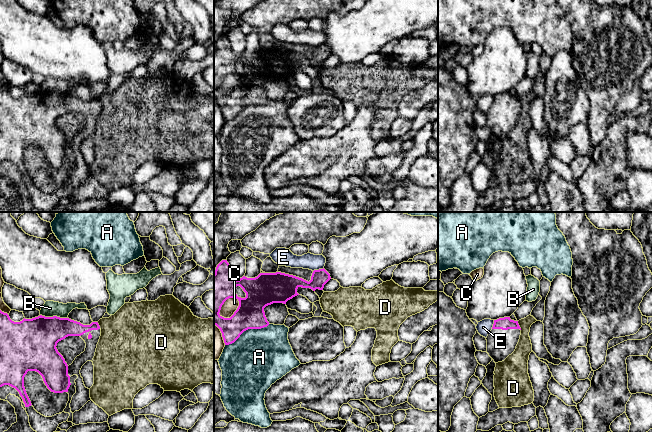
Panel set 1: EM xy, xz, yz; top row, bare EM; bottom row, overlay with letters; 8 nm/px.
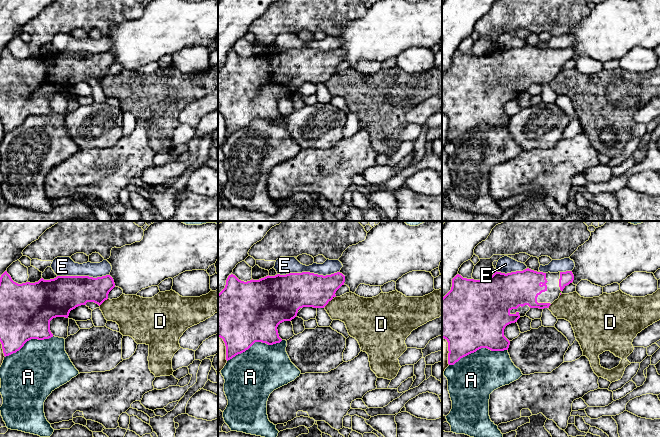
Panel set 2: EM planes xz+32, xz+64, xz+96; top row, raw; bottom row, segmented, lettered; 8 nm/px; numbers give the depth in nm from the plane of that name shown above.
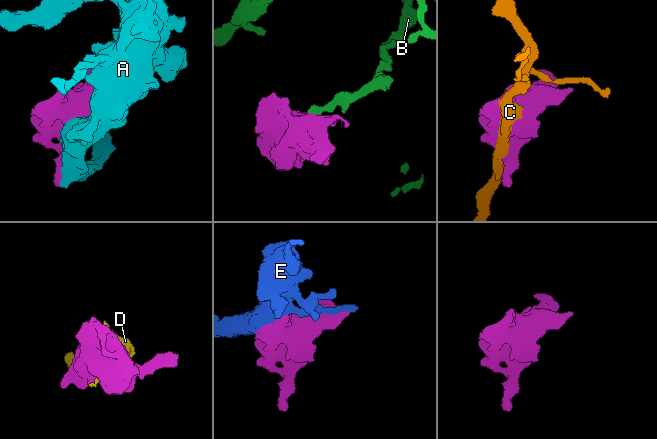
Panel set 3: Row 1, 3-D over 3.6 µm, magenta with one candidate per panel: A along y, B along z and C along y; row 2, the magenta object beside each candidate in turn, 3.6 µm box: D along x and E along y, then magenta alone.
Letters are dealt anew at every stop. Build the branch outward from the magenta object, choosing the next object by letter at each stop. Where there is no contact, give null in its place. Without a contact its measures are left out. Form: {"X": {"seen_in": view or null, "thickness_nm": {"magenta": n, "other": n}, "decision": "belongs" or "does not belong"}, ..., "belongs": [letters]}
{"A": {"seen_in": "xz", "thickness_nm": {"magenta": 220, "other": 460}, "decision": "does not belong"}, "B": {"seen_in": "xy", "thickness_nm": {"magenta": 360, "other": 120}, "decision": "does not belong"}, "C": {"seen_in": "xz", "thickness_nm": {"magenta": 260, "other": 110}, "decision": "does not belong"}, "D": {"seen_in": "yz", "thickness_nm": {"magenta": 100, "other": 140}, "decision": "does not belong"}, "E": {"seen_in": "xz", "thickness_nm": {"magenta": 140, "other": 130}, "decision": "does not belong"}, "belongs": []}

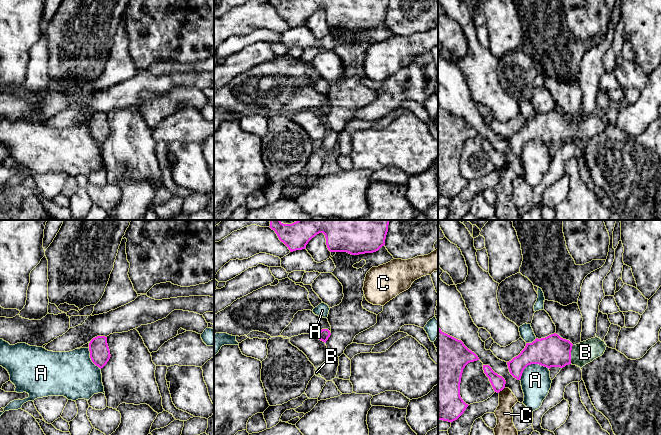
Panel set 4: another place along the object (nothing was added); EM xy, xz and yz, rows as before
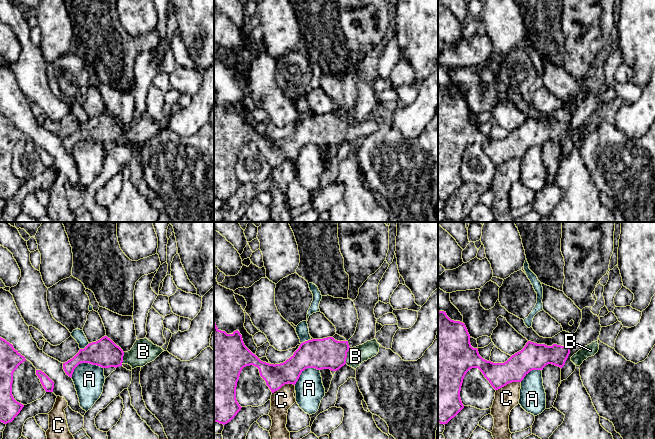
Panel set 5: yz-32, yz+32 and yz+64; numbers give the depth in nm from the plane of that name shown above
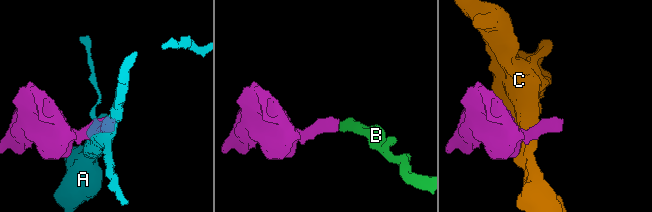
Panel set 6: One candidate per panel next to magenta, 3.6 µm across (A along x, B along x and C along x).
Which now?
{"A": {"seen_in": "yz", "thickness_nm": {"magenta": 260, "other": 240}, "decision": "does not belong"}, "B": {"seen_in": "yz", "thickness_nm": {"magenta": 260, "other": 180}, "decision": "belongs"}, "C": {"seen_in": "yz", "thickness_nm": {"magenta": 110, "other": 140}, "decision": "does not belong"}, "belongs": ["B"]}

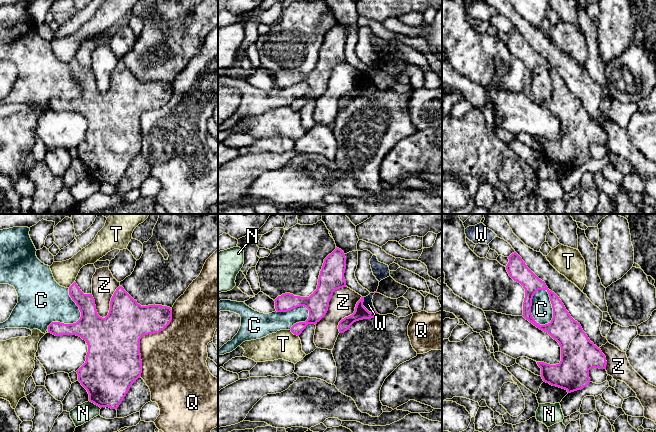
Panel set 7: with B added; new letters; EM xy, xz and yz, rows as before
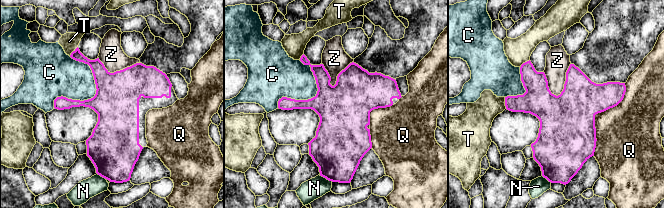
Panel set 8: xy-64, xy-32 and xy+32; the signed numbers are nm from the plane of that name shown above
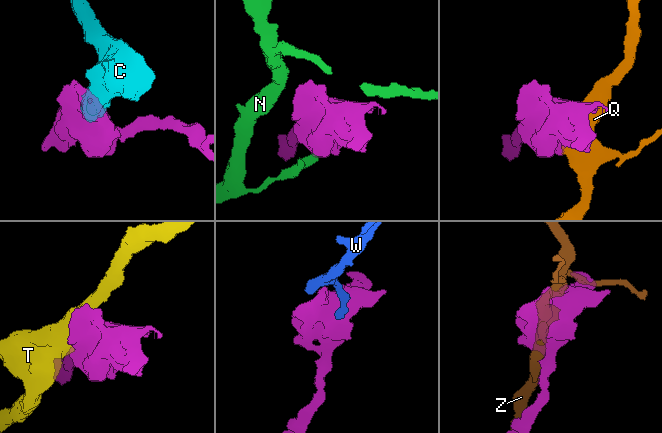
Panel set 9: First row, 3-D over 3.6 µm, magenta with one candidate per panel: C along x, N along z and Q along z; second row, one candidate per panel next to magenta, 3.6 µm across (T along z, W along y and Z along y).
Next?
{"C": {"seen_in": "yz", "thickness_nm": {"magenta": 220, "other": 170}, "decision": "does not belong"}, "N": {"seen_in": "xy", "thickness_nm": {"magenta": 400, "other": 150}, "decision": "does not belong"}, "Q": {"seen_in": "xy", "thickness_nm": {"magenta": 420, "other": 400}, "decision": "does not belong"}, "T": {"seen_in": "xz", "thickness_nm": {"magenta": 130, "other": 240}, "decision": "does not belong"}, "W": {"seen_in": "xz", "thickness_nm": {"magenta": 110, "other": 80}, "decision": "does not belong"}, "Z": {"seen_in": "xy", "thickness_nm": {"magenta": 340, "other": 200}, "decision": "does not belong"}, "belongs": []}

